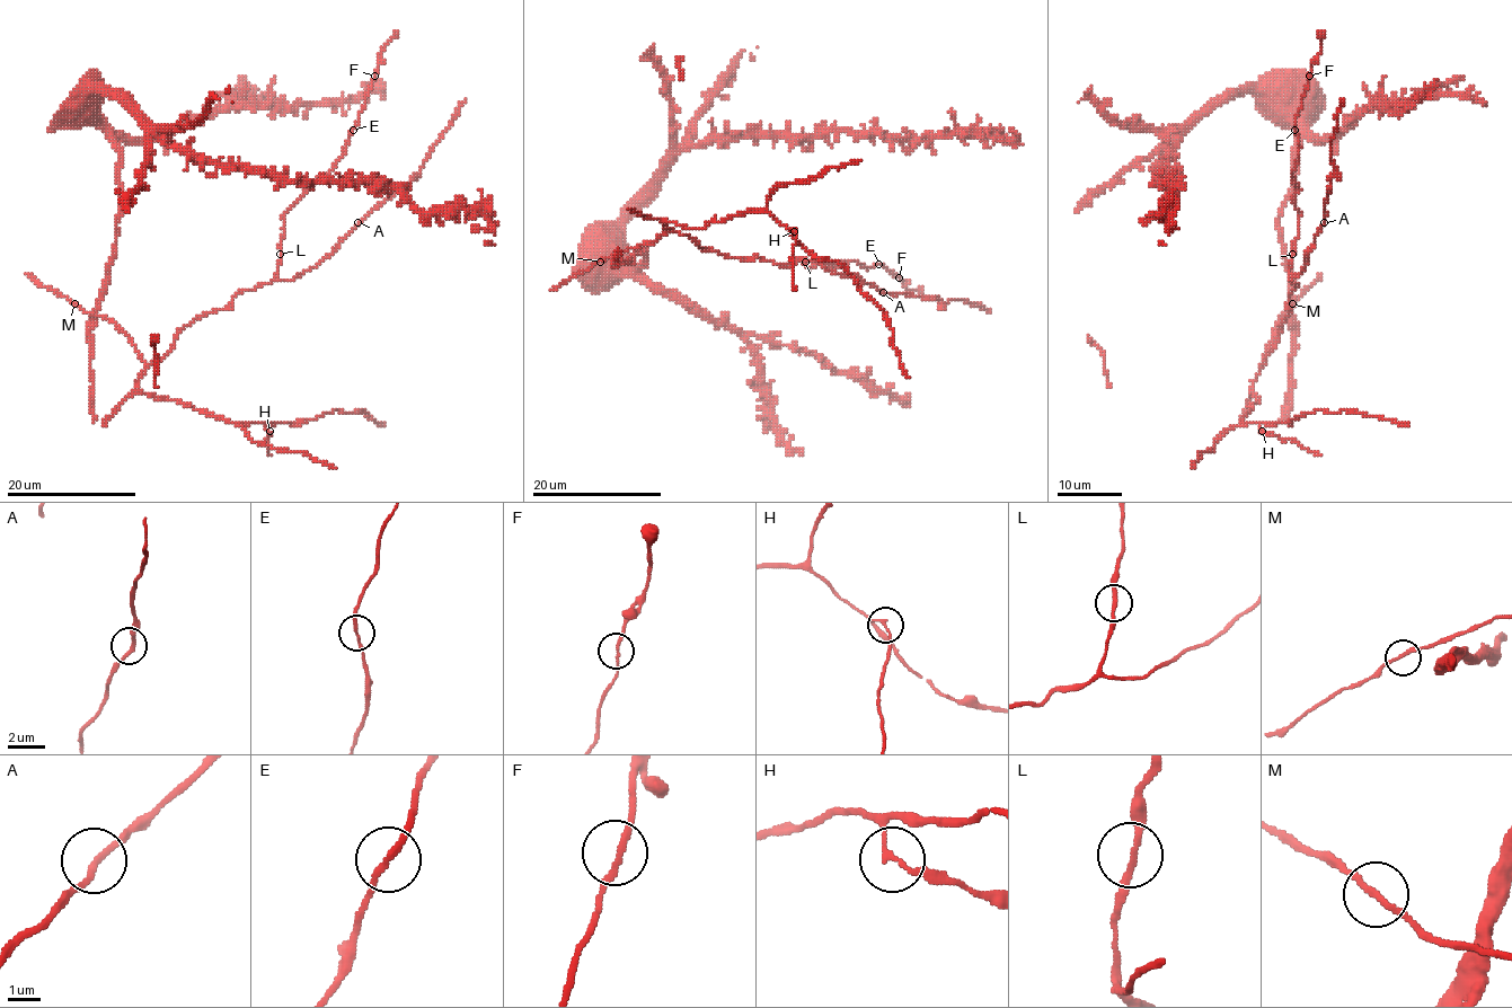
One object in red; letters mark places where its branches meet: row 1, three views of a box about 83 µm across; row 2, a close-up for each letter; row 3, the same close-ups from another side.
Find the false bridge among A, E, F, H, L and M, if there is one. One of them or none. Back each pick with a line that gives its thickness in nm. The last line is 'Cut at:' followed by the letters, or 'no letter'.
H: 130 nm thick
Cut at: H

